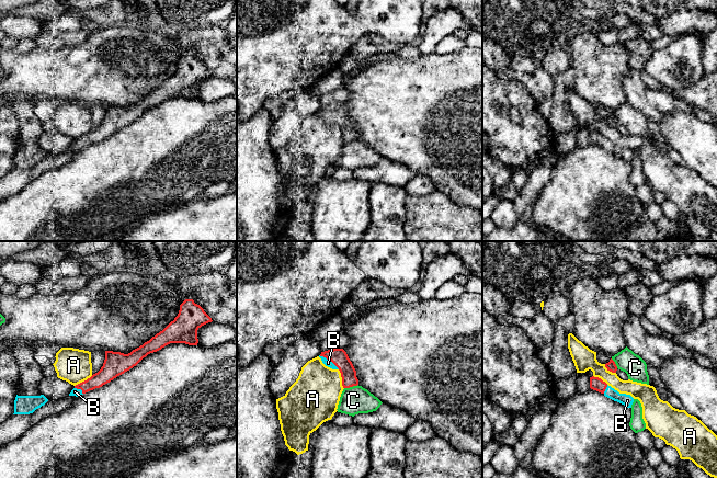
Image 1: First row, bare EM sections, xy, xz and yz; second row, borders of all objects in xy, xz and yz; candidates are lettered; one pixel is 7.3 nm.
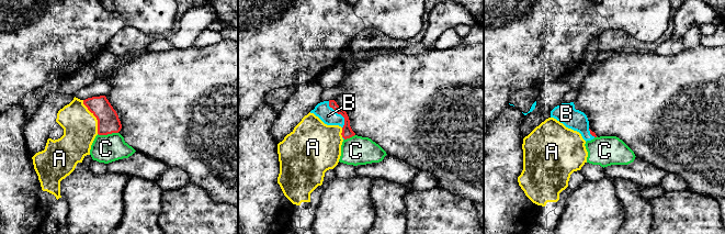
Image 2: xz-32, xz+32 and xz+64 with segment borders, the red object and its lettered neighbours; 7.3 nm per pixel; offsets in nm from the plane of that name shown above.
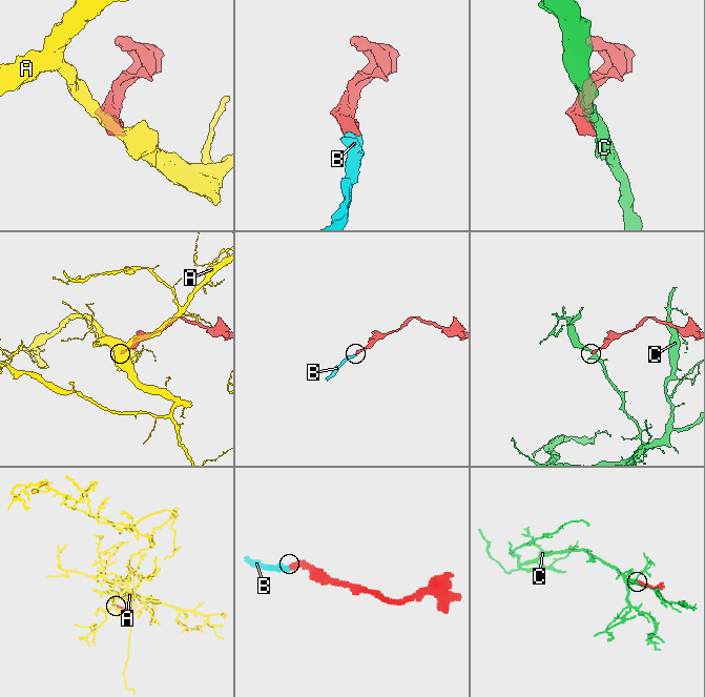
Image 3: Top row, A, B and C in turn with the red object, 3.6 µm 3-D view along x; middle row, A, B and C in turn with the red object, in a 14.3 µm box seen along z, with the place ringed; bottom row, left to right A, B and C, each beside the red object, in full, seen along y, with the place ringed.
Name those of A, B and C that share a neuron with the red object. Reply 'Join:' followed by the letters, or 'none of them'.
Join: B

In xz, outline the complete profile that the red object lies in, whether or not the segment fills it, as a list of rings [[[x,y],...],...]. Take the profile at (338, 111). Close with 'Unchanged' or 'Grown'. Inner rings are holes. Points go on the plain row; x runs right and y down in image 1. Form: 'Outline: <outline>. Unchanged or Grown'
Outline: [[[333,103],[321,106],[319,112],[326,121],[340,125],[343,143],[358,139],[356,125],[343,103]]]. Grown

